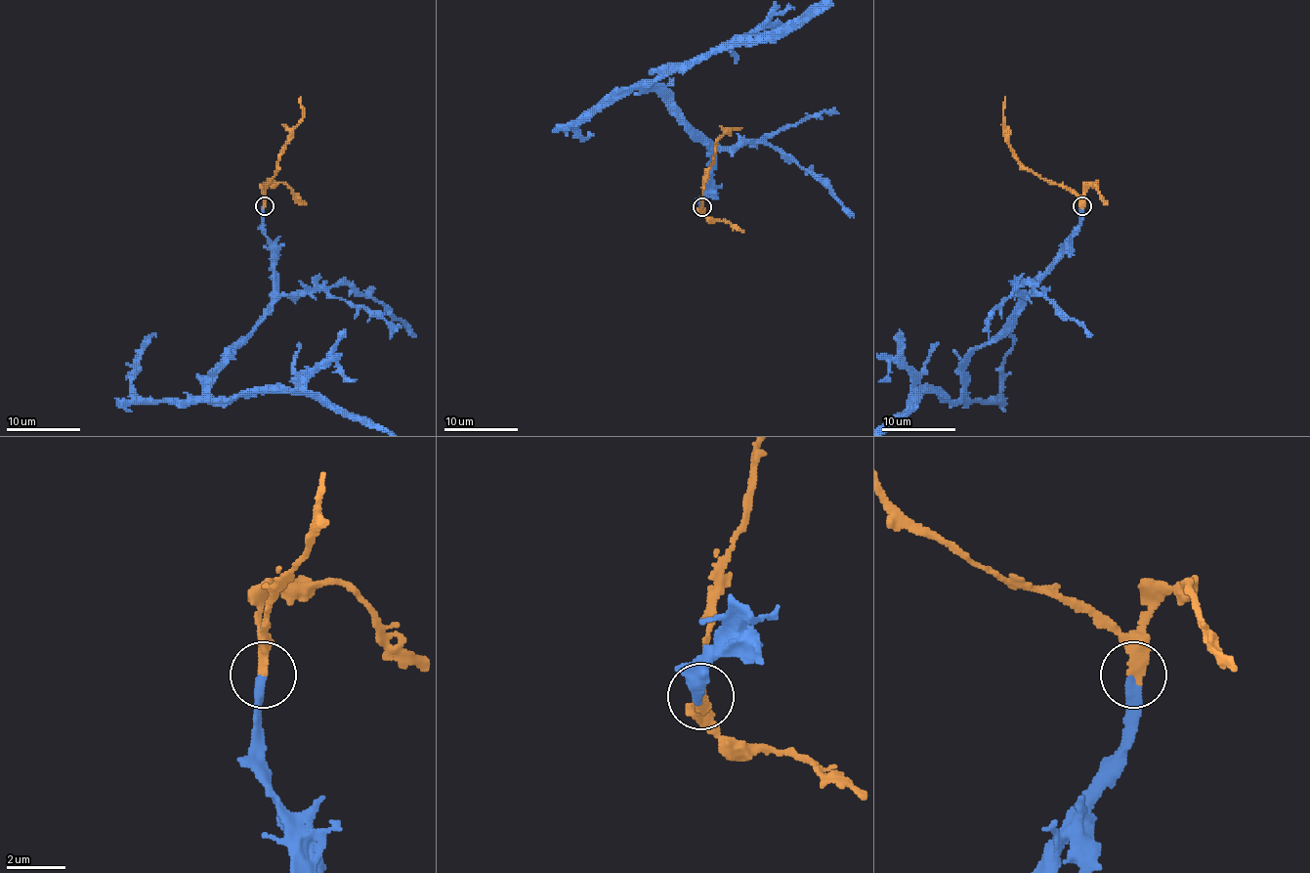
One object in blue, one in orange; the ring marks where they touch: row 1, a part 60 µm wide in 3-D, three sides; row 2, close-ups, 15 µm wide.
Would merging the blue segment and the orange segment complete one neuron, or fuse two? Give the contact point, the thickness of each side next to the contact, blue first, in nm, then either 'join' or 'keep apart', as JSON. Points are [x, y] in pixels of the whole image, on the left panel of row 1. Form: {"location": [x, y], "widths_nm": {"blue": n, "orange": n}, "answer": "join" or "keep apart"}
{"location": [264, 206], "widths_nm": {"blue": 340, "orange": 440}, "answer": "join"}

